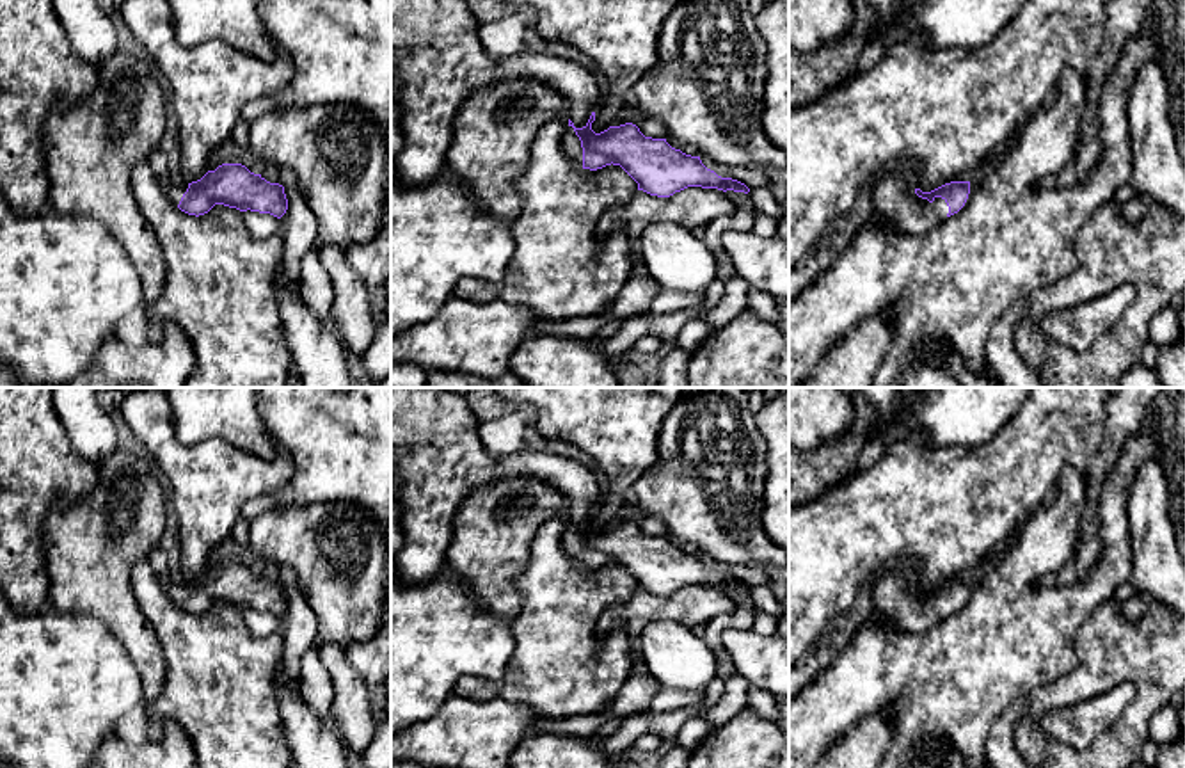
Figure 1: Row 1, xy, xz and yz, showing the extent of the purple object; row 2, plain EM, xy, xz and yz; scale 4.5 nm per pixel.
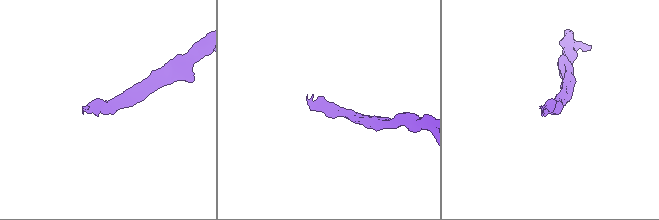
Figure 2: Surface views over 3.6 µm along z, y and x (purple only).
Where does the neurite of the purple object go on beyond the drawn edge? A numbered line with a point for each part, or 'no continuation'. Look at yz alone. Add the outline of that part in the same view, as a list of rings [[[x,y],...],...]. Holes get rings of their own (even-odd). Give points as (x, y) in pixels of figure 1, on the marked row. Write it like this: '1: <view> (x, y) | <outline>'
1: yz (892, 192) | [[[899,169],[874,176],[869,187],[874,206],[887,217],[888,224],[908,235],[926,235],[947,219],[945,199],[934,197],[929,203],[919,197],[910,176]]]

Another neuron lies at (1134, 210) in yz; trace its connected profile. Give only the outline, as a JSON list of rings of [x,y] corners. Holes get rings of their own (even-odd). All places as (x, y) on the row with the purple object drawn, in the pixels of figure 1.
[[[1139,197],[1125,201],[1119,204],[1123,217],[1132,224],[1141,224],[1148,213],[1148,204]]]

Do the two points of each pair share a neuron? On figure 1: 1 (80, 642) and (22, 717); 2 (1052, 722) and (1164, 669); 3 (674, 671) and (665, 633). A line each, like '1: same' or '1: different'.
1: same
2: different
3: same

